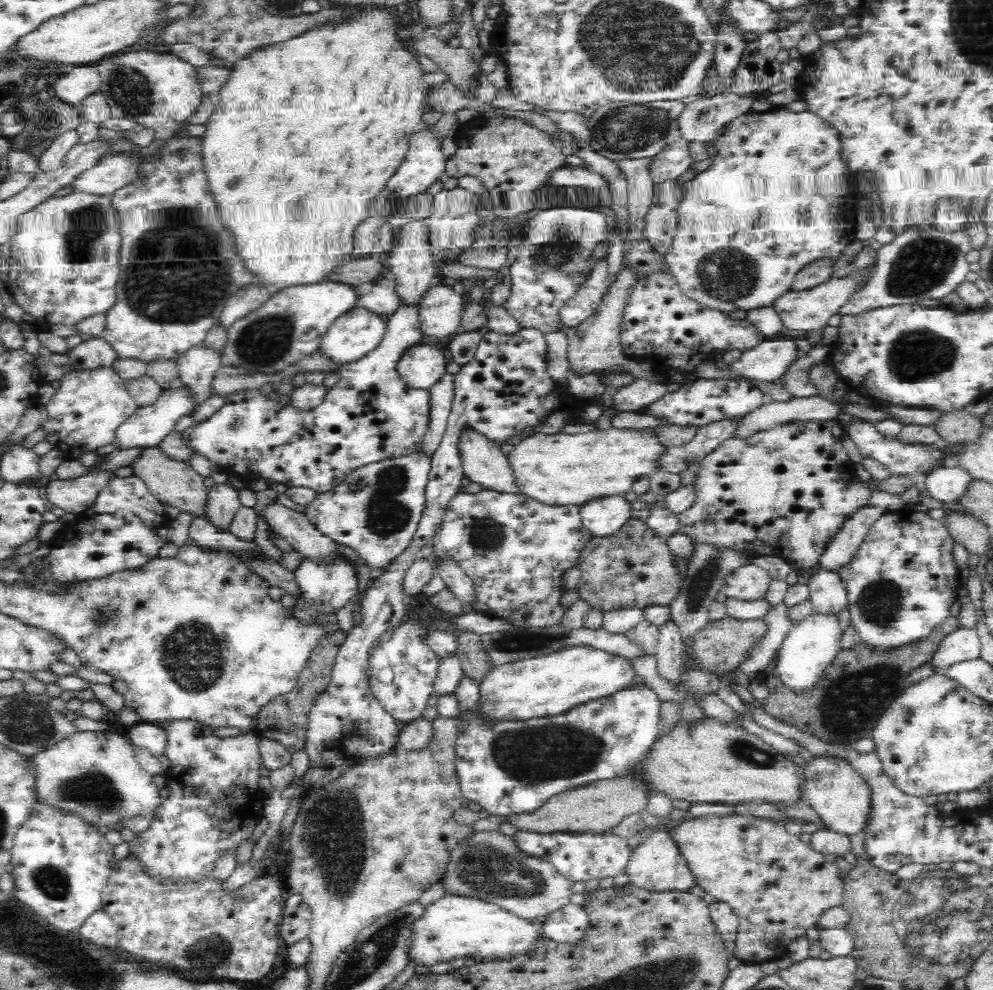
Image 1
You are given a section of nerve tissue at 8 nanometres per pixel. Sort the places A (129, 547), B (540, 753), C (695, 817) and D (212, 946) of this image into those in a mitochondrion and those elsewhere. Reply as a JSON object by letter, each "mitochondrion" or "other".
{"A":"other","B":"mitochondrion","C":"other","D":"mitochondrion"}

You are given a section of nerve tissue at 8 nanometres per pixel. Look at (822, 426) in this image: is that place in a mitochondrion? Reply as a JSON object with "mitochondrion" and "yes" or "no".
{"mitochondrion":"no"}

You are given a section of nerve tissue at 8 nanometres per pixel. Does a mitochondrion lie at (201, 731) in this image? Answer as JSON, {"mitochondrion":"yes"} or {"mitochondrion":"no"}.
{"mitochondrion":"no"}

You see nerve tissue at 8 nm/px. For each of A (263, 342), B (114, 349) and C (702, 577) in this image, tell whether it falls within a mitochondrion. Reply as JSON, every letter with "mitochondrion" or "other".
{"A":"mitochondrion","B":"other","C":"mitochondrion"}

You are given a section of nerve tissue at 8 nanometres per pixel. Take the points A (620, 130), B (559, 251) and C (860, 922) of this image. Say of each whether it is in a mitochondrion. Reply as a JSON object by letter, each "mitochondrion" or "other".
{"A":"mitochondrion","B":"mitochondrion","C":"other"}

